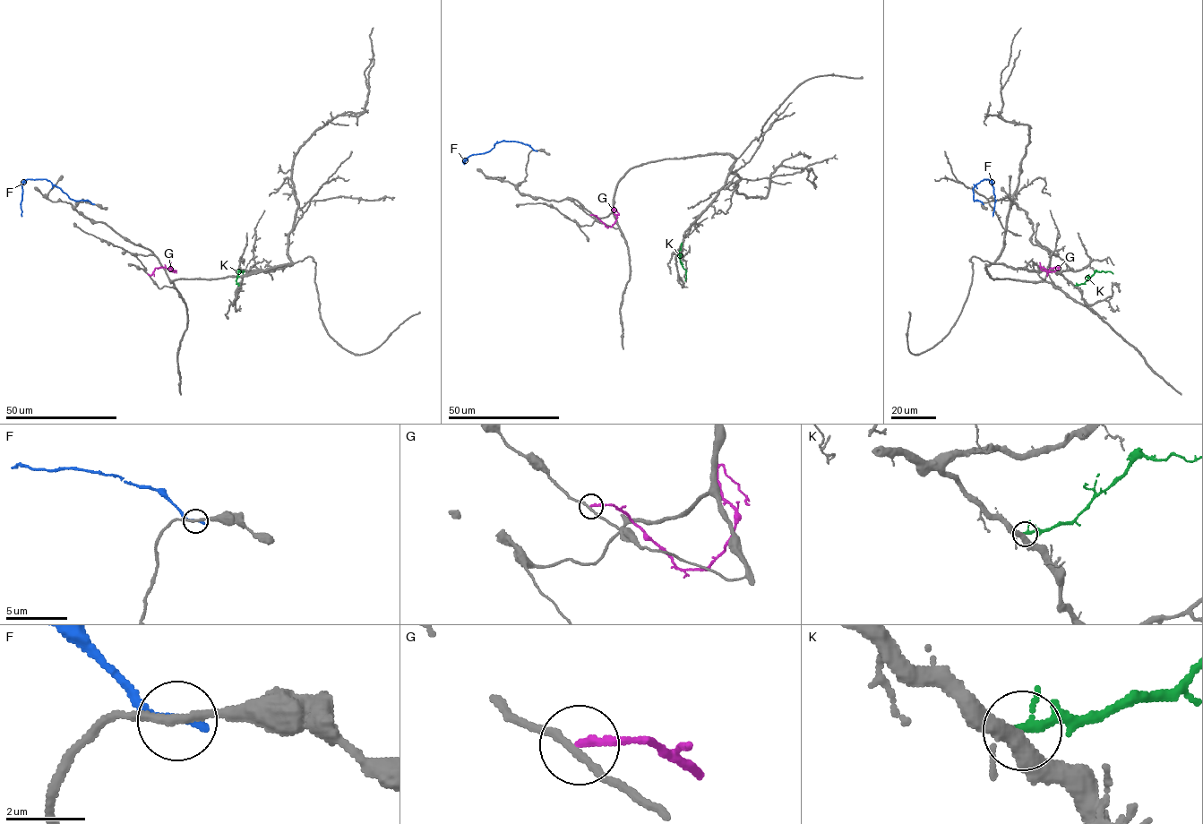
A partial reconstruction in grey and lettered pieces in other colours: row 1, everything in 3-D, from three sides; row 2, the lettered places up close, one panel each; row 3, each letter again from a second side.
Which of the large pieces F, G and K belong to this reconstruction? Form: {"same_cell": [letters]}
{"same_cell": []}

